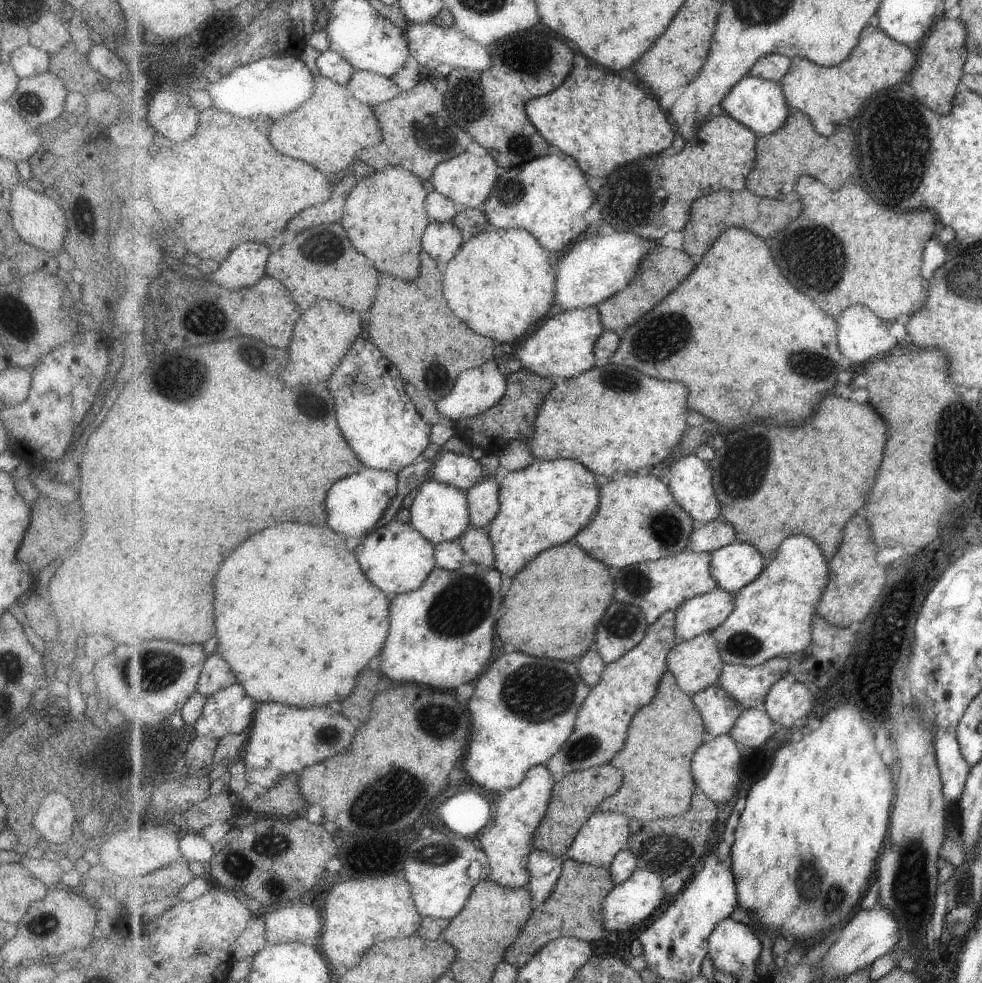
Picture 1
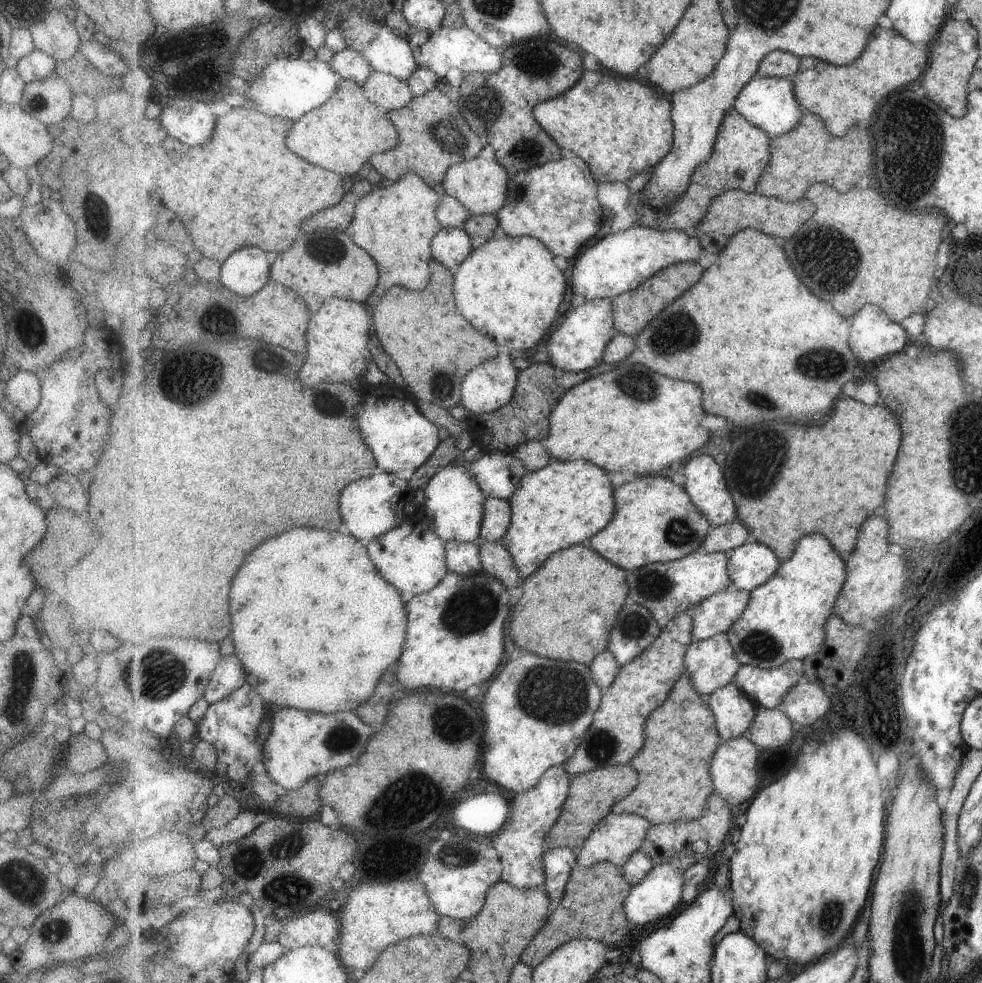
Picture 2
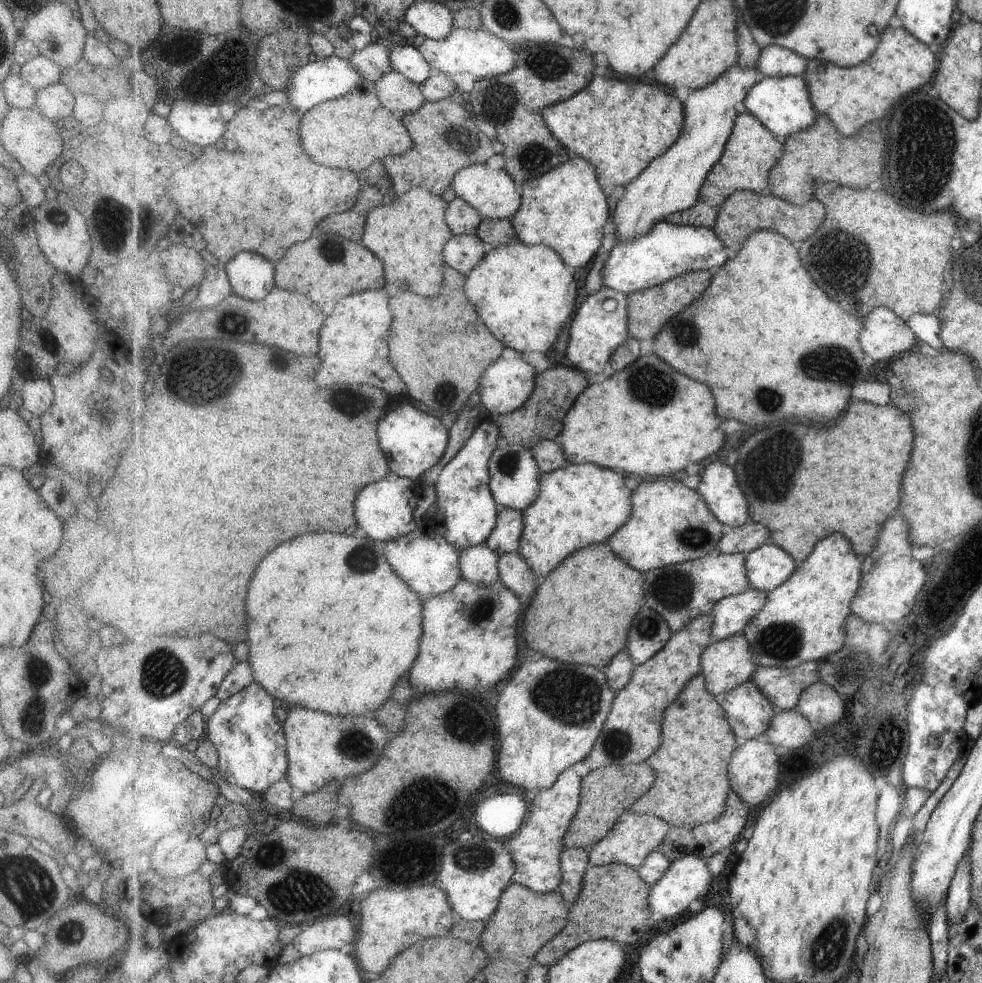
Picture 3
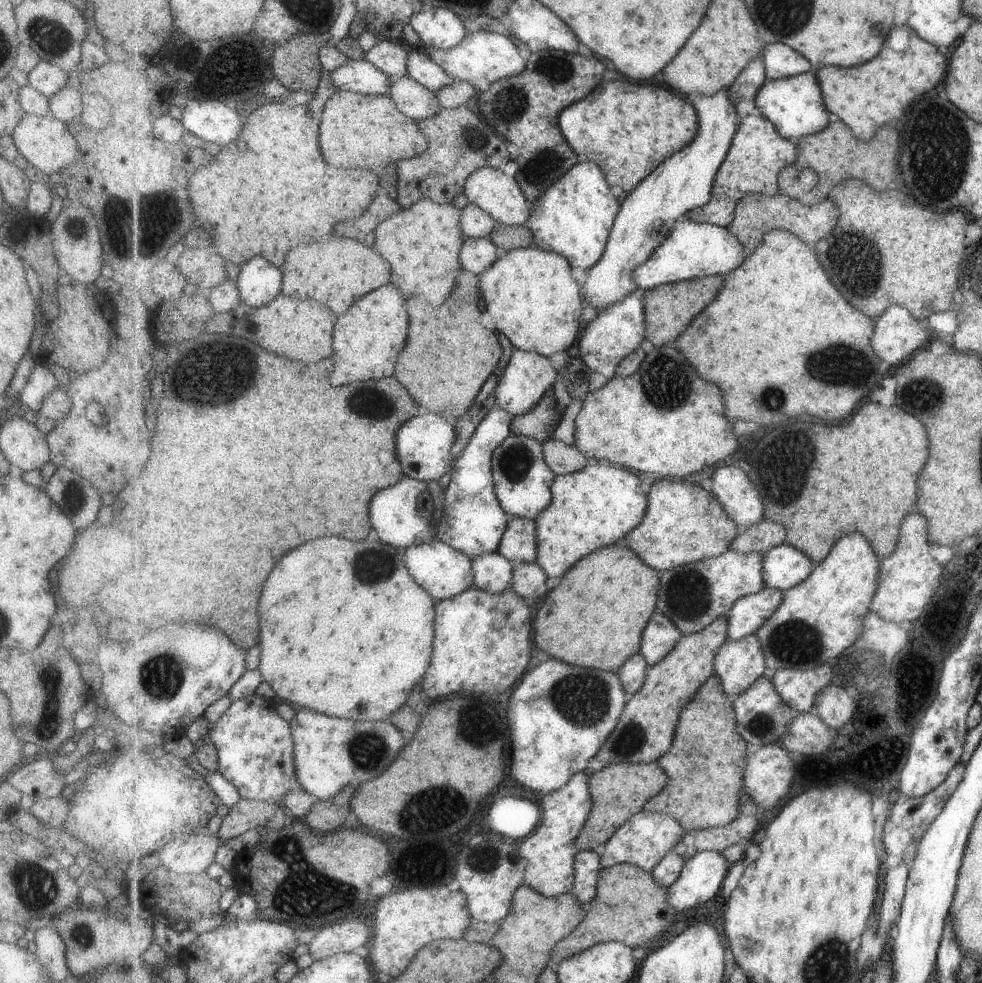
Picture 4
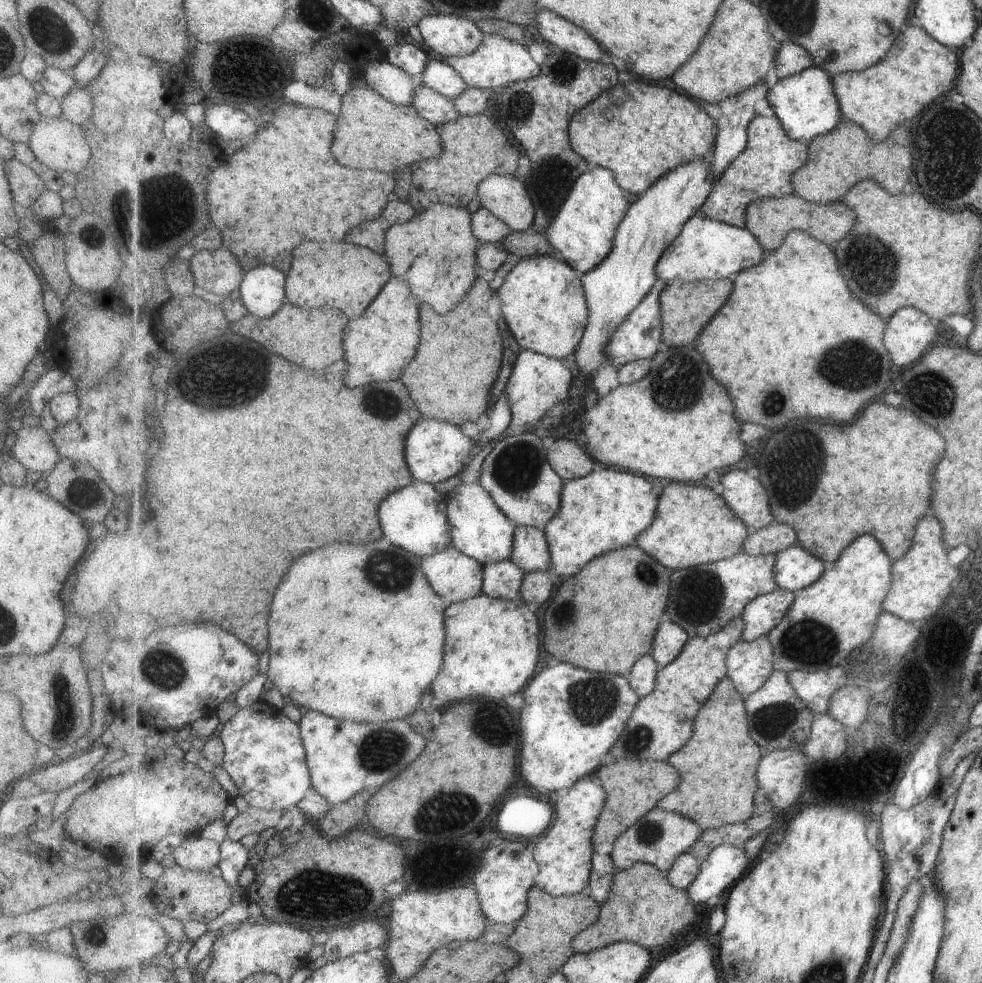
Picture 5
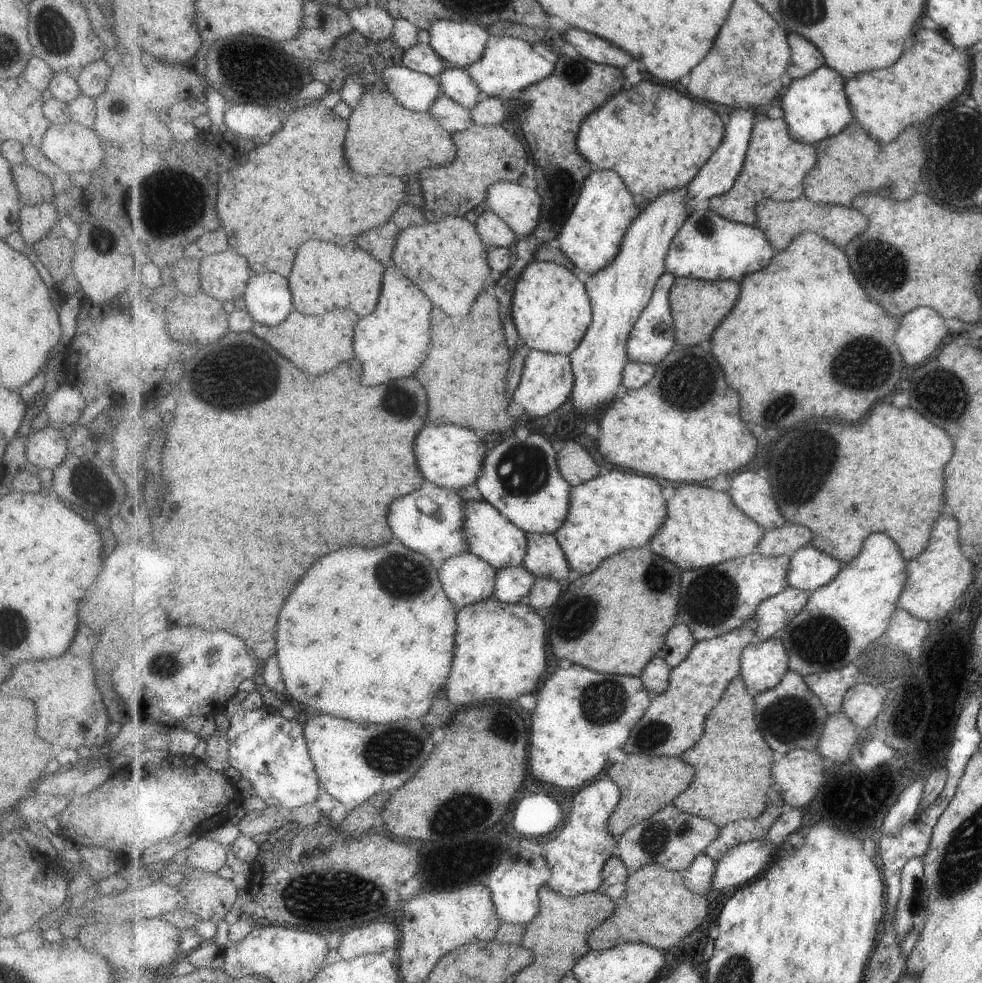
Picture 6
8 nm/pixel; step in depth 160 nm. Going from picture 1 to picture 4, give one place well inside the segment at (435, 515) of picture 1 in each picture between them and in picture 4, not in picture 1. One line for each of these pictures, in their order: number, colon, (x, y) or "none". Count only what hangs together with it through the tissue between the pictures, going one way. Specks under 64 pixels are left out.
2: (455, 504)
3: (467, 512)
4: (475, 523)

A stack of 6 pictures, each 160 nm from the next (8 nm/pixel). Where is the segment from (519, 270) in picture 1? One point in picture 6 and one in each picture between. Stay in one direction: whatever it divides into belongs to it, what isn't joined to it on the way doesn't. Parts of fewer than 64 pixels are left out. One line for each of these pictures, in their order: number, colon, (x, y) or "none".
2: (511, 287)
3: (525, 293)
4: (532, 292)
5: (545, 303)
6: (553, 309)

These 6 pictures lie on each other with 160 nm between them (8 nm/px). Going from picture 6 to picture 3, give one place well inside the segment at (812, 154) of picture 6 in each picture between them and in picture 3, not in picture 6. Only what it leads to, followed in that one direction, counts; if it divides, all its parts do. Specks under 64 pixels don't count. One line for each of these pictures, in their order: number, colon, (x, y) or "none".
3: (753, 150)
4: (754, 164)
5: (765, 168)

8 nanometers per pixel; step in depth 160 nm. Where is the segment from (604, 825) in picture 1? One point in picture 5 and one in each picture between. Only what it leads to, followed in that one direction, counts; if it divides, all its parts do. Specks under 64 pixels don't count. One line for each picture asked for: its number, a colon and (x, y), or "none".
2: (618, 837)
3: (635, 836)
4: (645, 839)
5: (660, 837)

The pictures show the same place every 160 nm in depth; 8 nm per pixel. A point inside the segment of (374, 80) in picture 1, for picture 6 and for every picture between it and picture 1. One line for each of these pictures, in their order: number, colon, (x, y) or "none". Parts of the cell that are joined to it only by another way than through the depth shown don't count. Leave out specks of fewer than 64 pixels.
2: (389, 92)
3: (399, 94)
4: (417, 101)
5: (439, 109)
6: (455, 117)

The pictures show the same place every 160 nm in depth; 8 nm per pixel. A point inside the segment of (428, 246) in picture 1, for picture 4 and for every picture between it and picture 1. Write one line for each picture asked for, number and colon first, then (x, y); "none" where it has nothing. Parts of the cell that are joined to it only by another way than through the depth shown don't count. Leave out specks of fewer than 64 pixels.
2: (453, 245)
3: (462, 251)
4: (478, 254)

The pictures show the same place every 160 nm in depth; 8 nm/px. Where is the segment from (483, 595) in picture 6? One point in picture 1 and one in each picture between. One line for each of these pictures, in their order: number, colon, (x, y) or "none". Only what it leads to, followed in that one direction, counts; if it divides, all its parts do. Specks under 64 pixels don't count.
1: (396, 557)
2: (413, 558)
3: (430, 564)
4: (445, 572)
5: (455, 576)

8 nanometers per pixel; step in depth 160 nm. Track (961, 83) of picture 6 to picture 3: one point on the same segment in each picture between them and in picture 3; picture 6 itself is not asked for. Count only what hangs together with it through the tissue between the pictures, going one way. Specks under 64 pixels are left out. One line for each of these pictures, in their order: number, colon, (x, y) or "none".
3: (854, 96)
4: (867, 96)
5: (918, 69)

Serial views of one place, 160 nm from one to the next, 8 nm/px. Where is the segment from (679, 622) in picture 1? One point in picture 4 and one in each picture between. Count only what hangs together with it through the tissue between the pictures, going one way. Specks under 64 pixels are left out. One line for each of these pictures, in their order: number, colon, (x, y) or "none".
2: (717, 614)
3: (732, 614)
4: (749, 614)

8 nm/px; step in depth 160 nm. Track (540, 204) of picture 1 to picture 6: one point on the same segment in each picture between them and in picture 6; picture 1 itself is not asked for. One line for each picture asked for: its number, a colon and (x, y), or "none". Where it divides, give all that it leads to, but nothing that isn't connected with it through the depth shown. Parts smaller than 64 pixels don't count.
2: (558, 203)
3: (566, 208)
4: (575, 217)
5: (583, 230)
6: (592, 237)

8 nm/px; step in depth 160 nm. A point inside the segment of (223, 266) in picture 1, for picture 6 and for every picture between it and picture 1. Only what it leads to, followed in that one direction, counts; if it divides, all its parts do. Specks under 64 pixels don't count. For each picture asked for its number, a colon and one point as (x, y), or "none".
2: (246, 273)
3: (252, 276)
4: (259, 282)
5: (263, 290)
6: (269, 298)

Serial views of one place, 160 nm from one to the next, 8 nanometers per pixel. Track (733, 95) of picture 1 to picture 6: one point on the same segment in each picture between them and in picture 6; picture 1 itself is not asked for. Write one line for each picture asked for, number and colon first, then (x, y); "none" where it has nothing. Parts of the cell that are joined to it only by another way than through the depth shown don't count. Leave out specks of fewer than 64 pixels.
2: (770, 103)
3: (784, 104)
4: (796, 105)
5: (807, 104)
6: (816, 107)

